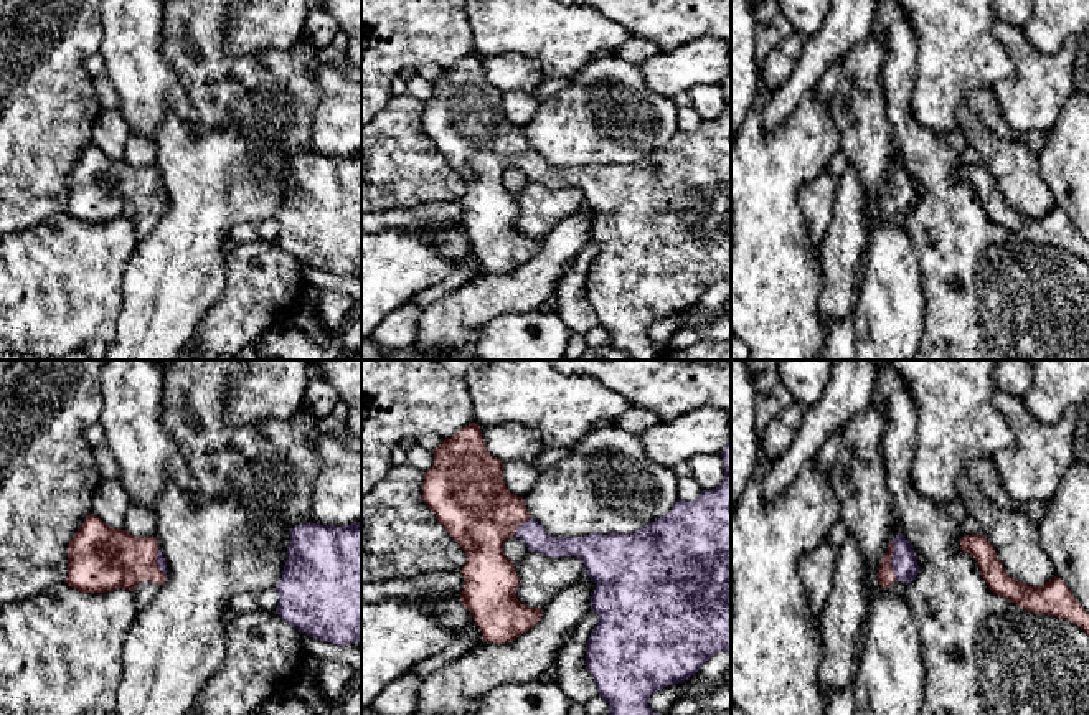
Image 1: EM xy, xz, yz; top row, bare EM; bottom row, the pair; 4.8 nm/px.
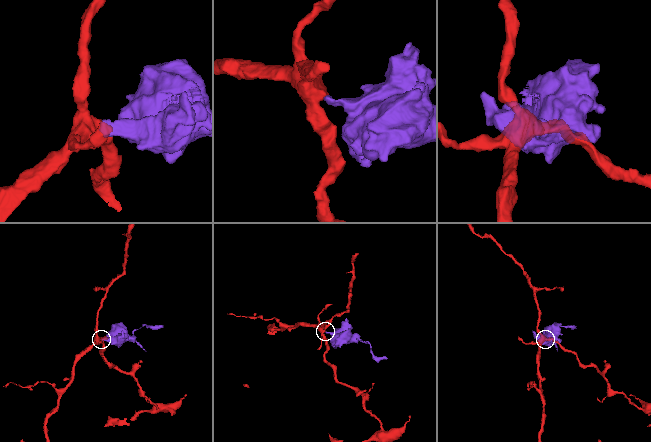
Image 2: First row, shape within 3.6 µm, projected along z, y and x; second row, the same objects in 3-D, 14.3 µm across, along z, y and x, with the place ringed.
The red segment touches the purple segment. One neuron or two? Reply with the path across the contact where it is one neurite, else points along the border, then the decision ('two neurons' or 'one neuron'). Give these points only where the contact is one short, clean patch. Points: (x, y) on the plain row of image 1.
way yz (886, 207), (890, 192), (903, 189); one neuron

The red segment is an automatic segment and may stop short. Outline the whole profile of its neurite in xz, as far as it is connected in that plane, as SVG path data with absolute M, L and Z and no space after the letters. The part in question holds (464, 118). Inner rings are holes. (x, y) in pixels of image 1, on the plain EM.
M478 54L444 69L432 84L422 129L467 183L459 228L485 272L515 271L543 243L516 228L520 208L503 185L503 172L516 165L530 182L551 188L578 187L596 213L591 239L599 253L586 272L586 296L599 325L609 334L609 347L625 352L629 360L657 360L667 347L650 340L648 327L688 310L711 286L731 282L731 66L721 83L724 109L716 119L703 121L690 132L678 130L667 145L634 163L584 167L551 167L530 147L523 127L505 116L503 92L487 81Z

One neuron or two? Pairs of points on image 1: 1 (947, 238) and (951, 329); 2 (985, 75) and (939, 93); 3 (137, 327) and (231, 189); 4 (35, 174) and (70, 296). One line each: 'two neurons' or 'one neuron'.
1: one neuron
2: one neuron
3: one neuron
4: two neurons

